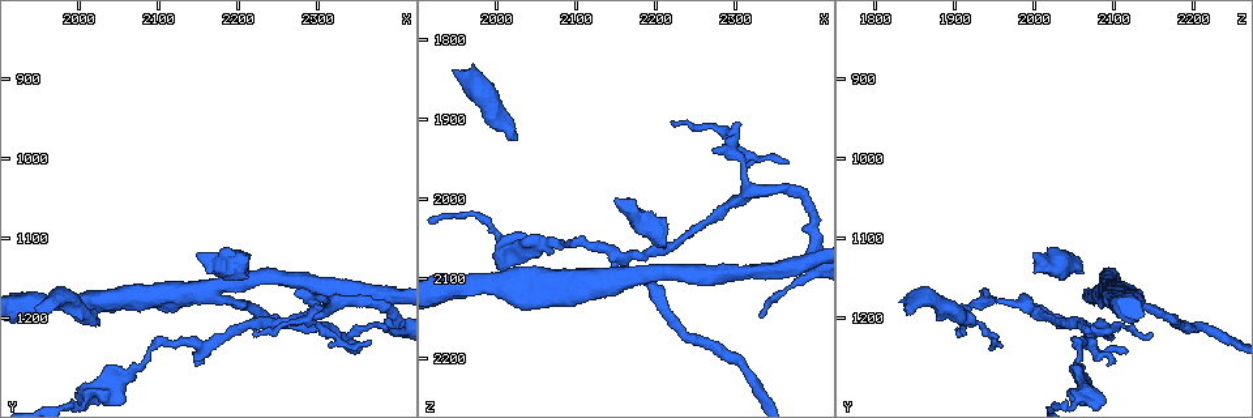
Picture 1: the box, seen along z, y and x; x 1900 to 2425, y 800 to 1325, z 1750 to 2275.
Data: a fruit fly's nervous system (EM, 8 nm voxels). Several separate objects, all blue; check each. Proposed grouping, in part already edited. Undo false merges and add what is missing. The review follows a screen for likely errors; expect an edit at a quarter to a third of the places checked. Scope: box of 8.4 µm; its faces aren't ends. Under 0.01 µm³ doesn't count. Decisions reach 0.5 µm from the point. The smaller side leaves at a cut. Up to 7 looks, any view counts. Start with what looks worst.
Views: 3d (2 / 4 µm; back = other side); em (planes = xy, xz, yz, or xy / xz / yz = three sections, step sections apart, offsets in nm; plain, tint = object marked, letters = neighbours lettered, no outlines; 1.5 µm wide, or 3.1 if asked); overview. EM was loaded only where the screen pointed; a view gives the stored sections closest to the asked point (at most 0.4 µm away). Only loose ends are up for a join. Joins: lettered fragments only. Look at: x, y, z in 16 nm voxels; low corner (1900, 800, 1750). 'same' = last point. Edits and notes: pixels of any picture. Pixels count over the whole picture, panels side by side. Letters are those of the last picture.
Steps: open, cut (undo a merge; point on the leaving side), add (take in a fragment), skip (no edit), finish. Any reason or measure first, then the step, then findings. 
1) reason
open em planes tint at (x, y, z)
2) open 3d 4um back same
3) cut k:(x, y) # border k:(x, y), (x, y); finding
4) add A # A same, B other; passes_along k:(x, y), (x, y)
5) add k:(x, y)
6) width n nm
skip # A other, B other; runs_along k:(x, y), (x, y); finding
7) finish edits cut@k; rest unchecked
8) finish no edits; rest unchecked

open em xy step 8 letters at (2020, 1210, 1925)

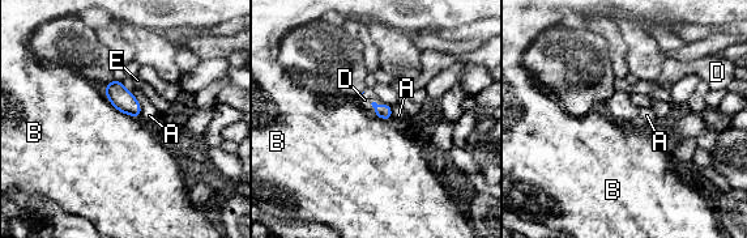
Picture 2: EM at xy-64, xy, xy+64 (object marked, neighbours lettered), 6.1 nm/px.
cut it another way
open em planes letters same

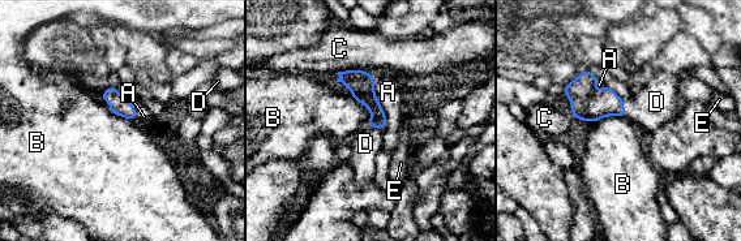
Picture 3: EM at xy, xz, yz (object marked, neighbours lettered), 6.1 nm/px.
add D # A other, B other, C other, D same, E other; passes_along 3:(586, 106), (624, 108), (656, 102); the neuron continues

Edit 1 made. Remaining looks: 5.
see it whole again
open overview

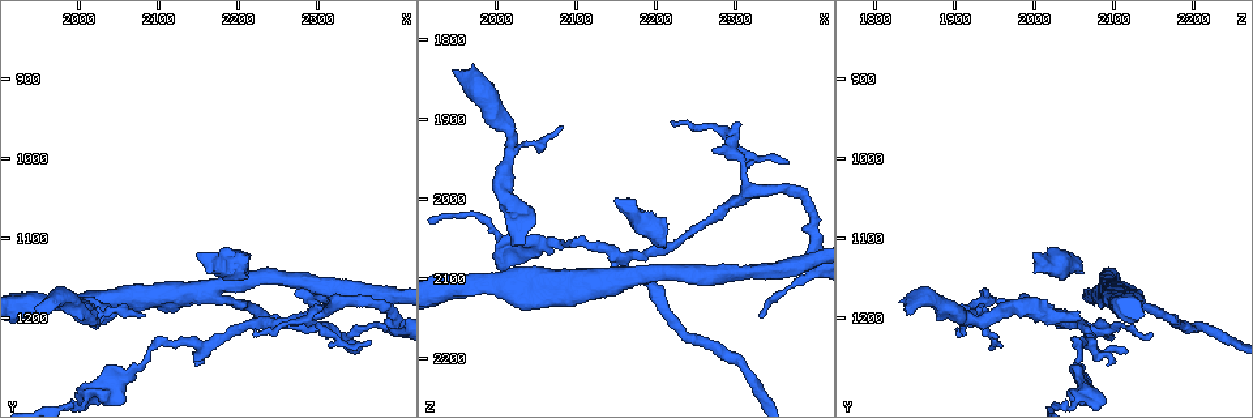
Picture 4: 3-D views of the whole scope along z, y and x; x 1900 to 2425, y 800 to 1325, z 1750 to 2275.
thick turns thin
open em planes letters at (2085, 1255, 2055)

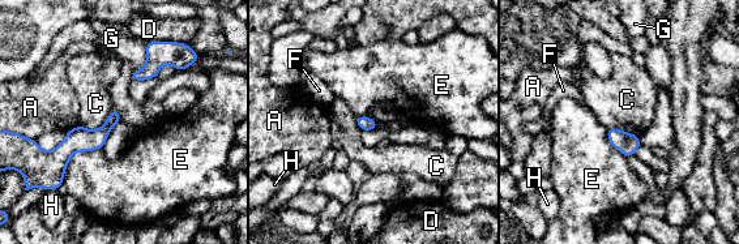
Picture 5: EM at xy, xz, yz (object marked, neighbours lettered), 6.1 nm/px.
width 90 nm
skip # A other, C other, D other, E other, F other, G other, H other; runs_along 5:(115, 114), (60, 168); all the same neuron

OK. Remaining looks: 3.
finish edits add@3; rest unchecked

